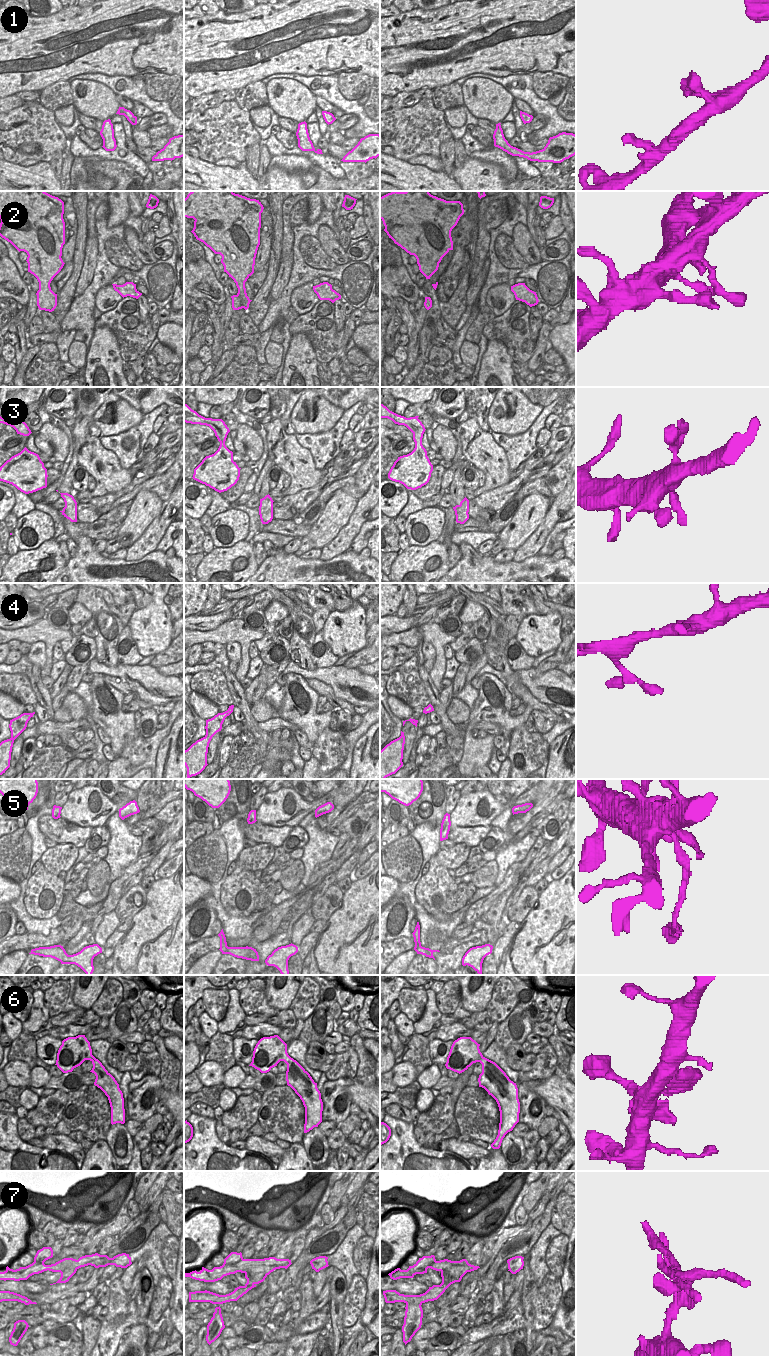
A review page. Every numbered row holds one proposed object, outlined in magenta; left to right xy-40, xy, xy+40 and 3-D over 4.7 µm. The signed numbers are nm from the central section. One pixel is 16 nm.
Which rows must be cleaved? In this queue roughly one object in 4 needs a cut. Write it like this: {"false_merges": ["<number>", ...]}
{"false_merges": ["5", "7"]}

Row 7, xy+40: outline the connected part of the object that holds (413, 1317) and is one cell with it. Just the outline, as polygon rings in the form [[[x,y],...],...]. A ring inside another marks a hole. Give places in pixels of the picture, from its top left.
[[[450,1284],[433,1285],[420,1295],[404,1295],[396,1290],[383,1291],[386,1303],[404,1302],[406,1311],[402,1326],[403,1342],[405,1345],[411,1341],[415,1333],[421,1328],[423,1310],[421,1305],[428,1301],[437,1300]]]

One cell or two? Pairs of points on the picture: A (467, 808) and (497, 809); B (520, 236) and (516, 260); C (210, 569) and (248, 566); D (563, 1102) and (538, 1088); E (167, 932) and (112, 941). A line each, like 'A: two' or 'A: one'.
A: one
B: two
C: one
D: one
E: two

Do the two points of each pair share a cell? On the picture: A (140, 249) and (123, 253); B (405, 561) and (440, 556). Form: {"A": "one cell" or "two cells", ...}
{"A": "two cells", "B": "one cell"}

